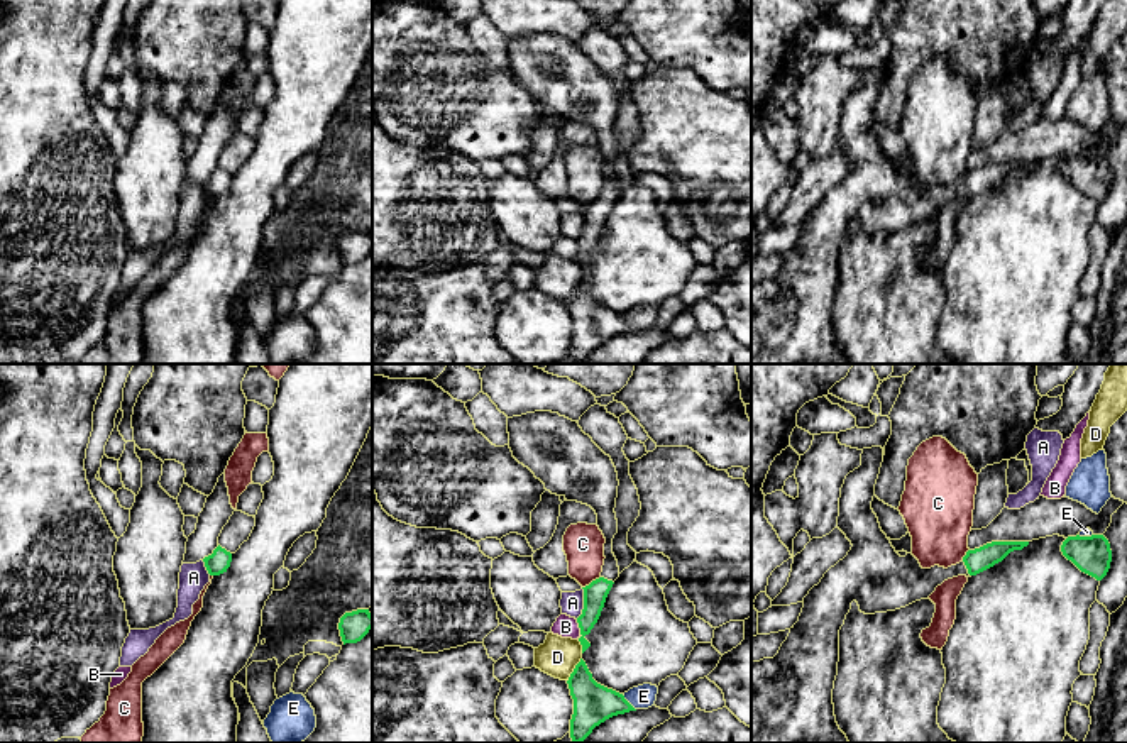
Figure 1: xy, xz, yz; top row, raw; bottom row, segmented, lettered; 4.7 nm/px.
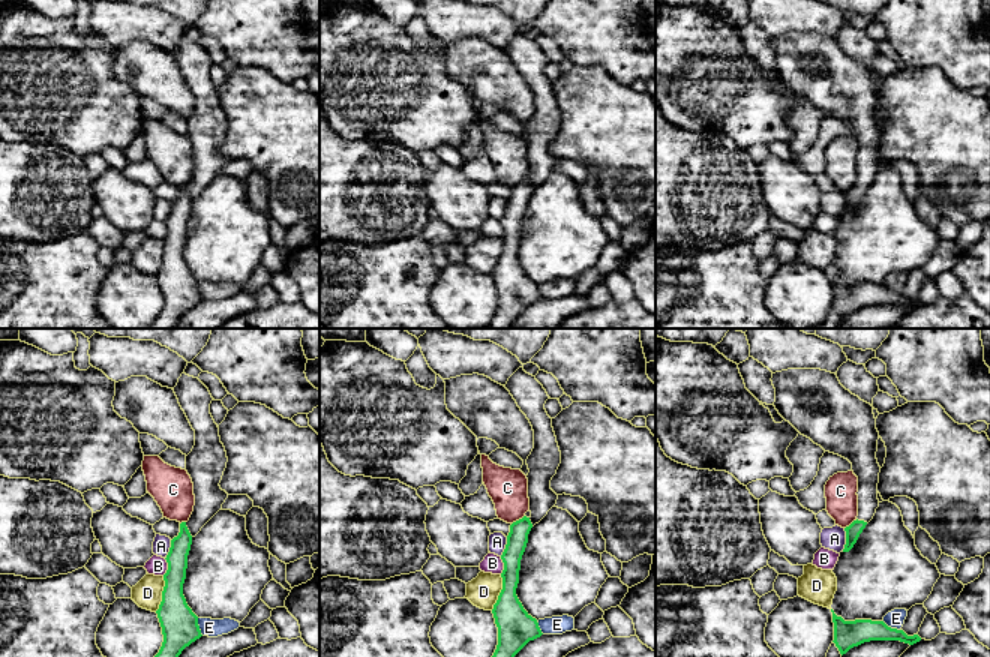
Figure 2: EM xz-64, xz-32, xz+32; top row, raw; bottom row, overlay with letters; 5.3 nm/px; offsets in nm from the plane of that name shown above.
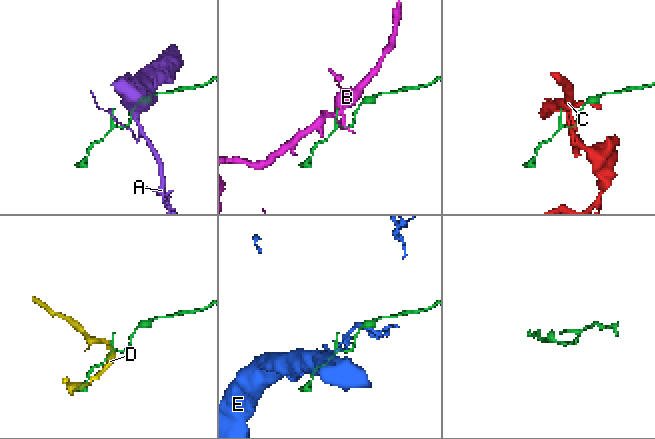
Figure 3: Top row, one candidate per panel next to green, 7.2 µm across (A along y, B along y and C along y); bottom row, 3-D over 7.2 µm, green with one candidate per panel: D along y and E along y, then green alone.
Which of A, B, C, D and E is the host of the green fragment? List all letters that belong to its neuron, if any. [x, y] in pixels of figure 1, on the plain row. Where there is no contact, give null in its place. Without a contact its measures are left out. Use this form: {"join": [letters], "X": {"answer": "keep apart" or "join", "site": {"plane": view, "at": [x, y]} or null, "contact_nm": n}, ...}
{"join": [], "A": {"answer": "keep apart", "site": {"plane": "xz", "at": [584, 224]}, "contact_nm": 160}, "B": {"answer": "keep apart", "site": {"plane": "xz", "at": [579, 247]}, "contact_nm": 80}, "C": {"answer": "keep apart", "site": {"plane": "xz", "at": [593, 202]}, "contact_nm": 110}, "D": {"answer": "keep apart", "site": {"plane": "xz", "at": [574, 290]}, "contact_nm": 140}, "E": {"answer": "keep apart", "site": {"plane": "xz", "at": [628, 324]}, "contact_nm": 100}}

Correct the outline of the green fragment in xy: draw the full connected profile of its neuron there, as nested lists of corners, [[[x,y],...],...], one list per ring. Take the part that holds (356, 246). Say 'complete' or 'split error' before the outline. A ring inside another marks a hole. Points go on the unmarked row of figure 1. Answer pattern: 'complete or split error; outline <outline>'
complete; outline [[[369,230],[345,234],[338,244],[344,266],[360,262],[369,254],[371,249],[372,235],[369,234]]]

